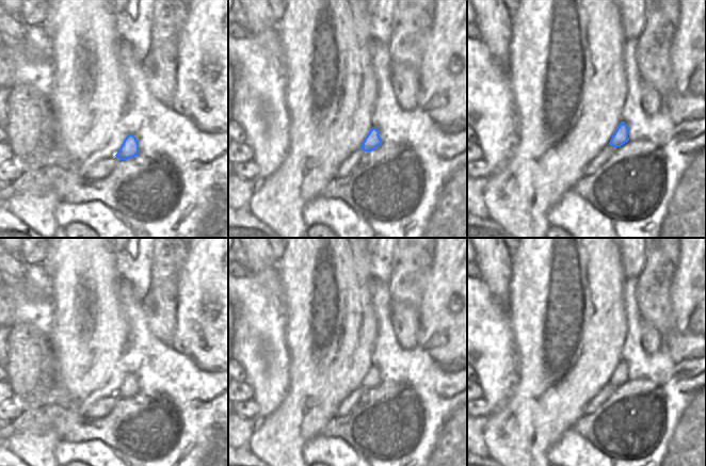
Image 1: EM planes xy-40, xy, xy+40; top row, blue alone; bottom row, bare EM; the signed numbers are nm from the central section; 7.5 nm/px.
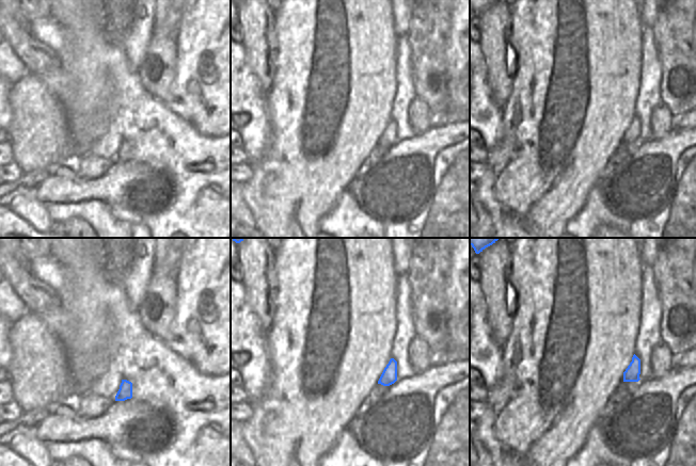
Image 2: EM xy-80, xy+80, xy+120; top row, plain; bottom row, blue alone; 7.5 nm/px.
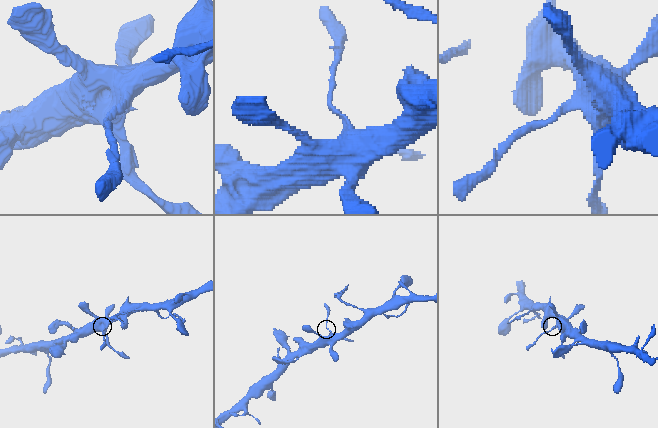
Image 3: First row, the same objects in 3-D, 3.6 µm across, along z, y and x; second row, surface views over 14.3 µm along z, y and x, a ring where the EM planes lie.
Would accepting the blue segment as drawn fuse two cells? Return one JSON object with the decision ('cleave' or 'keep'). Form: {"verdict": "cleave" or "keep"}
{"verdict": "cleave"}

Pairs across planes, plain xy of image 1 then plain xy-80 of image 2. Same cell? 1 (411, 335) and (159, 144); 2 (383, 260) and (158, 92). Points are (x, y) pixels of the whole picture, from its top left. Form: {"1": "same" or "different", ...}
{"1": "different", "2": "different"}

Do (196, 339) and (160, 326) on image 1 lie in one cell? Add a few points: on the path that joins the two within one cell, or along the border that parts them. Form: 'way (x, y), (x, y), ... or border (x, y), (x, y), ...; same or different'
border (177, 307), (177, 324), (169, 344); different

